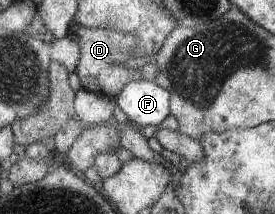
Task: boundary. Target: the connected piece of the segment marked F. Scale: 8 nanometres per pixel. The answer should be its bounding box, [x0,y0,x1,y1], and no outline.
[114,79,170,129]

